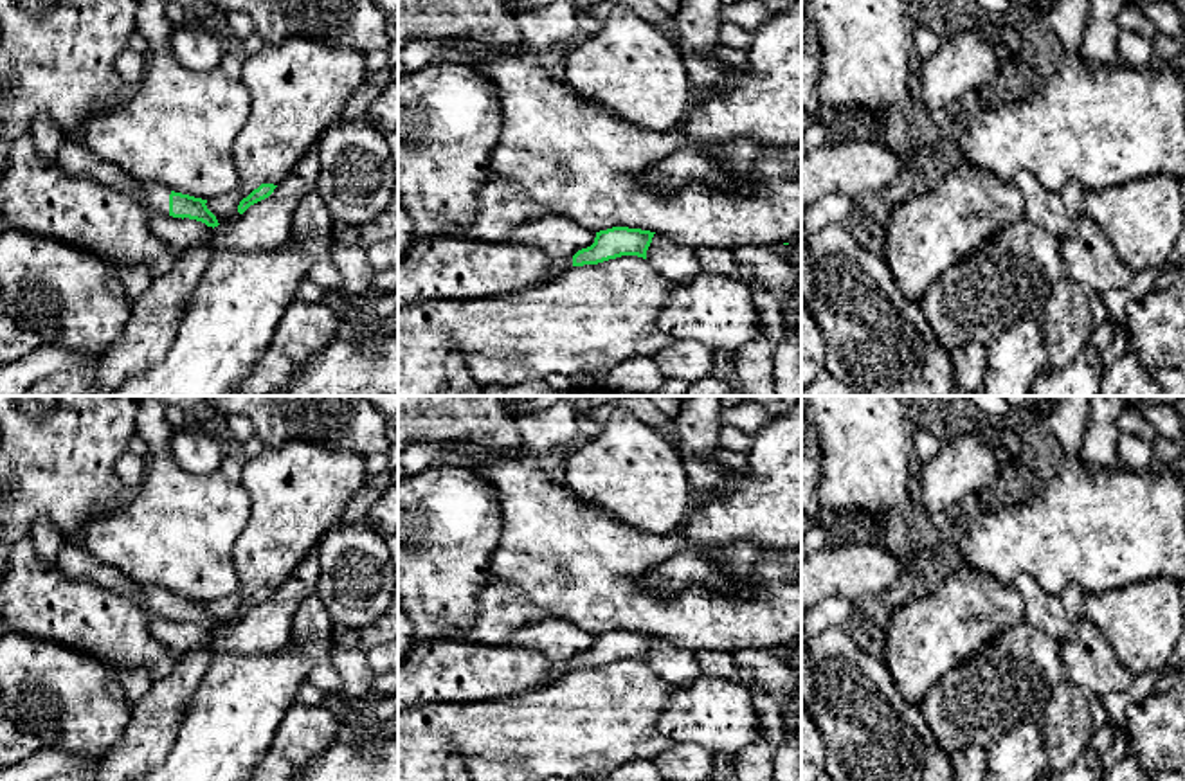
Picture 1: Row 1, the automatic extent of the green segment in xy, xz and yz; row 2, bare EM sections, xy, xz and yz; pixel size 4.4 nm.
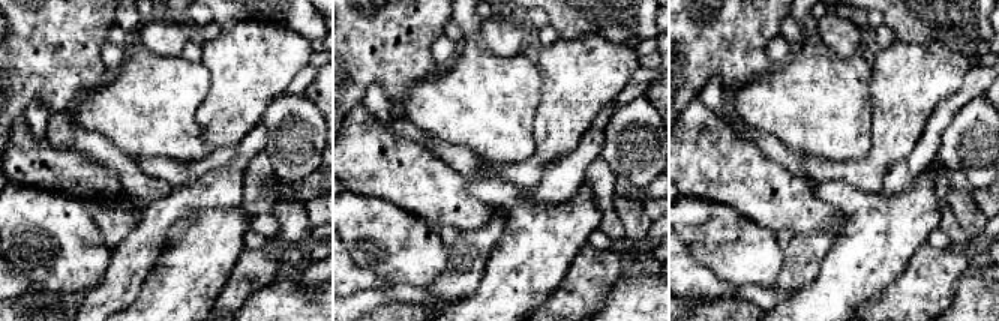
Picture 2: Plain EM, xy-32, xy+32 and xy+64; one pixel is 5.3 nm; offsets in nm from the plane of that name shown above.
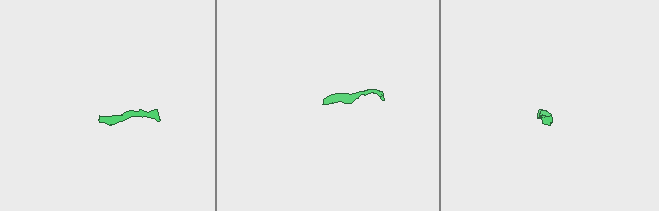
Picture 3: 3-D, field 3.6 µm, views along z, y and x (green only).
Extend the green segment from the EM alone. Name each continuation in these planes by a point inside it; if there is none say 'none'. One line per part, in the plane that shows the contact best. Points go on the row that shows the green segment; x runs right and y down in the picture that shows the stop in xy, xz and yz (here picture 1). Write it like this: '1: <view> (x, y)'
1: xy (157, 197)

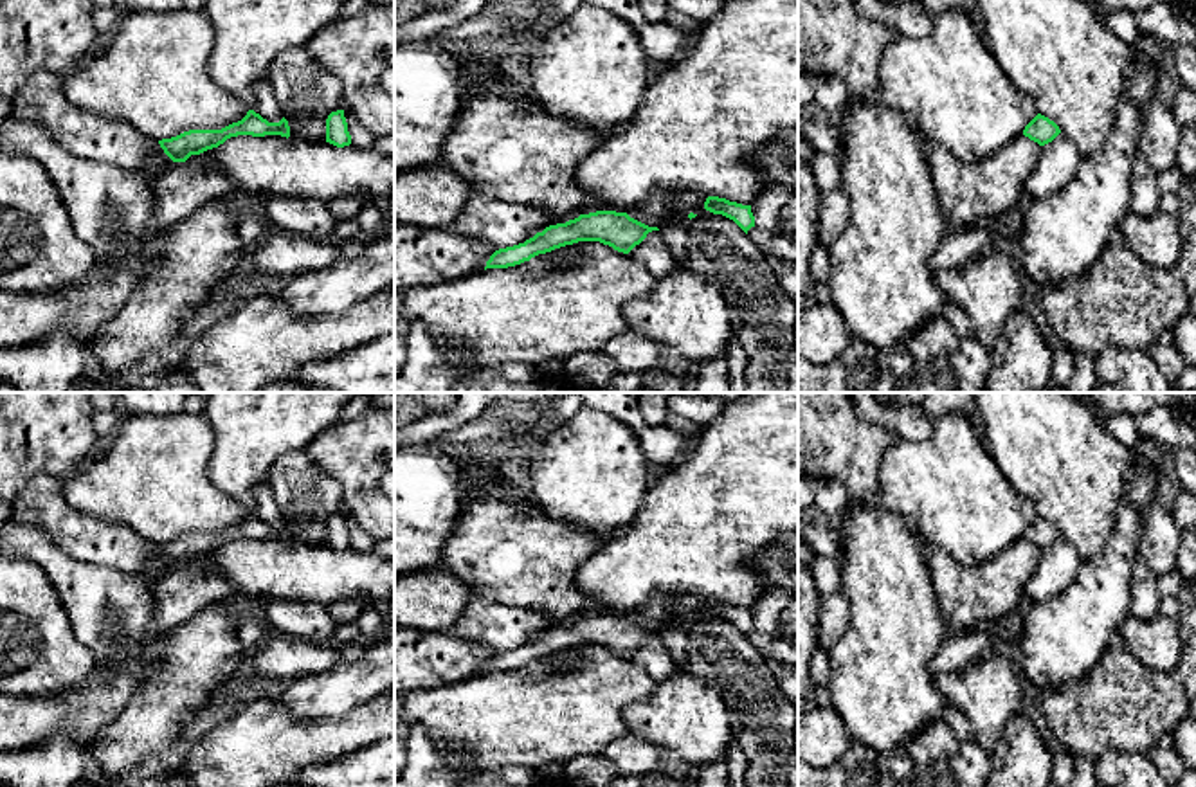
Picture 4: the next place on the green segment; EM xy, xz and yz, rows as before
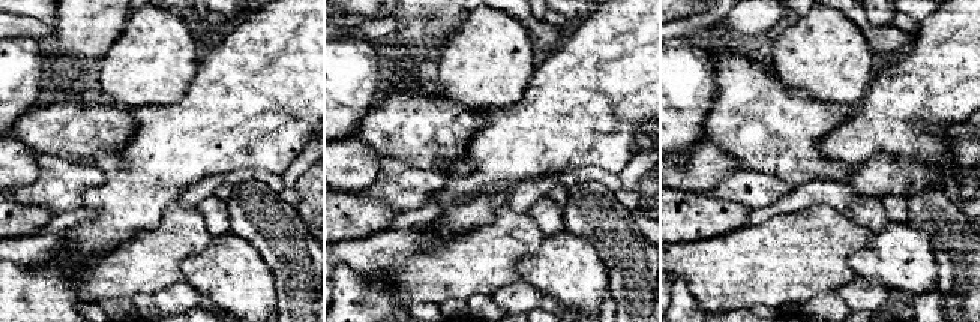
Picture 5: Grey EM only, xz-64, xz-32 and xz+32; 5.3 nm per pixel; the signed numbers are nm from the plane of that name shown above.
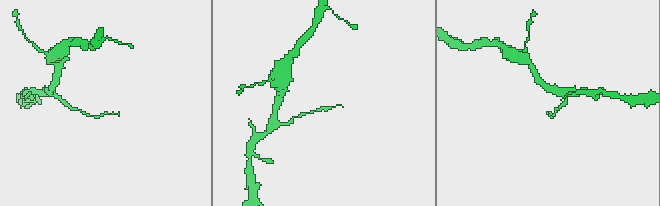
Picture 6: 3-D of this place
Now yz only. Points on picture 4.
none

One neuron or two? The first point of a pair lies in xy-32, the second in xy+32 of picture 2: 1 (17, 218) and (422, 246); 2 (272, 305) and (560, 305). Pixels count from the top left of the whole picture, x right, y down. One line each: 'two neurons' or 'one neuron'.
1: one neuron
2: two neurons

